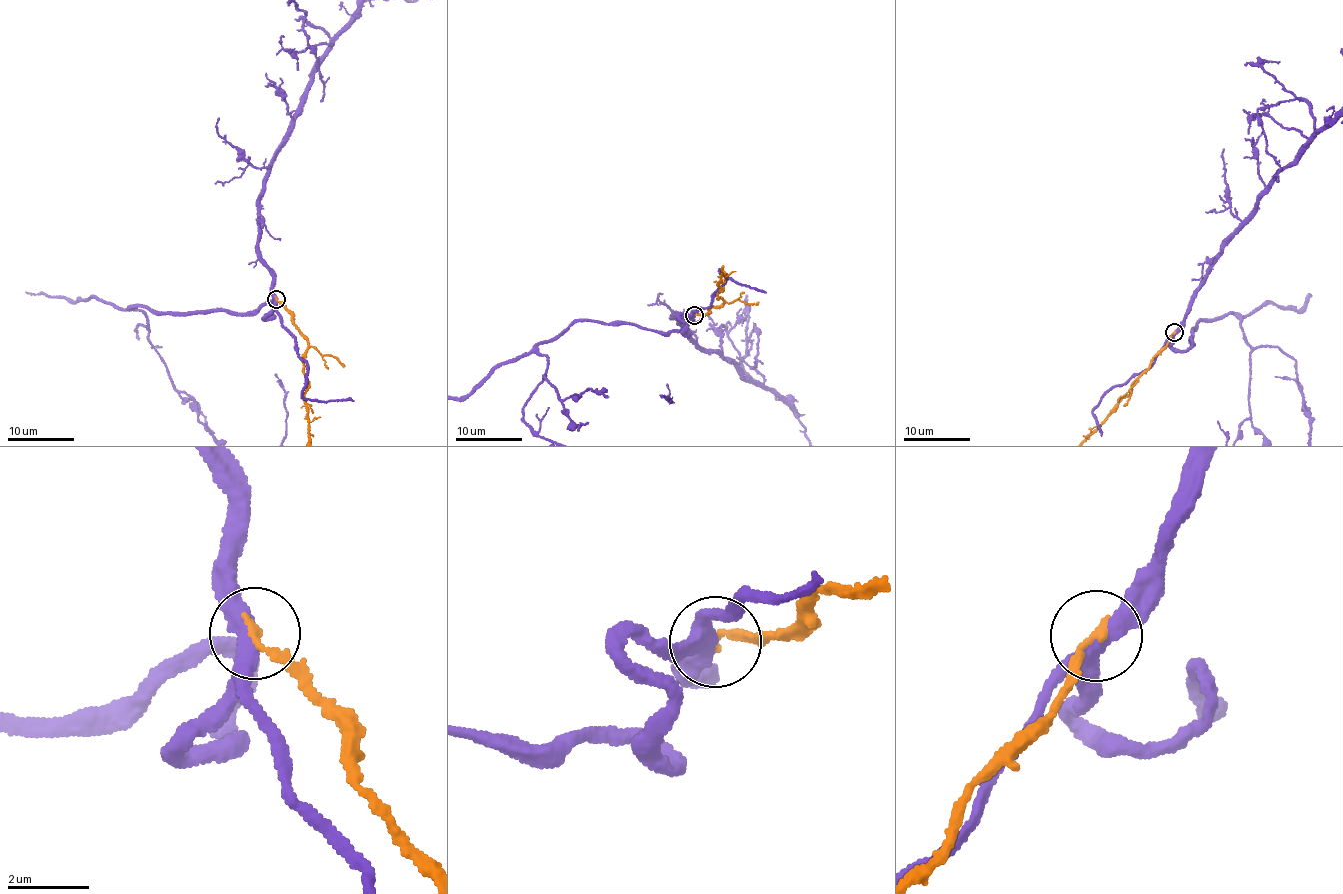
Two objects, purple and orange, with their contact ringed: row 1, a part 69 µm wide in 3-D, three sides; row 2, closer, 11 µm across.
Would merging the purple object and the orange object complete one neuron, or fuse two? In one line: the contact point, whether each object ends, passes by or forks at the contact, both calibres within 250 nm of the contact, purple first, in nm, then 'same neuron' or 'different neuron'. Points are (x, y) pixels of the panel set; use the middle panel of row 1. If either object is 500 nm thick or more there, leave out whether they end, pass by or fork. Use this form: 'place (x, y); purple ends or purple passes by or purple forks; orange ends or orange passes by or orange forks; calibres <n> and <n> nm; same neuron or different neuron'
place (694, 315); purple passes by; orange ends; calibres 440 and 200 nm; different neuron

